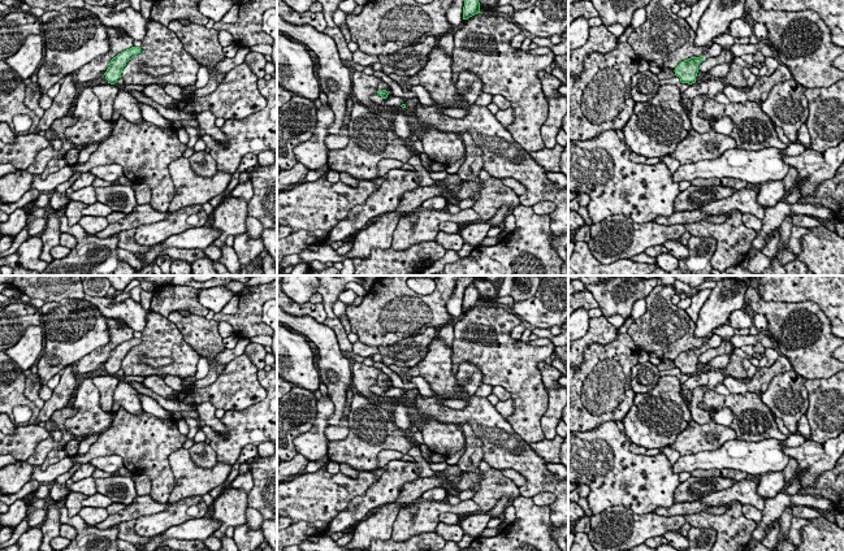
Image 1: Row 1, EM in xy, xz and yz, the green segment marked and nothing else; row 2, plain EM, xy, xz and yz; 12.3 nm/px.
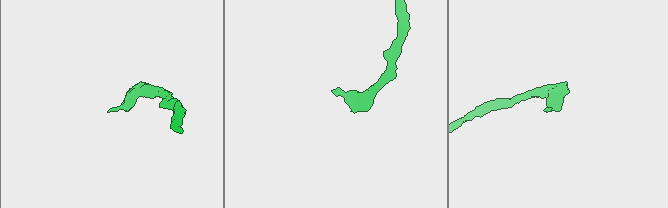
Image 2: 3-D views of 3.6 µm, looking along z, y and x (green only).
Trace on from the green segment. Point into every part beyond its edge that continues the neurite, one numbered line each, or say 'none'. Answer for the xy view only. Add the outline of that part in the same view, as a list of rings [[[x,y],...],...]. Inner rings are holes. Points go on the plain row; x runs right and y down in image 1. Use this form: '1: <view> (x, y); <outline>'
none

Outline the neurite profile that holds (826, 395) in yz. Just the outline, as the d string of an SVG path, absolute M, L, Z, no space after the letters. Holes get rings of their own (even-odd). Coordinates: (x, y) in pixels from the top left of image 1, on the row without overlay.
M844 369L831 378L805 379L810 441L824 443L844 431Z

